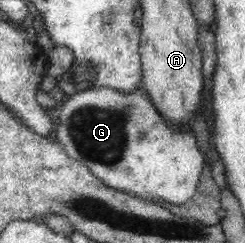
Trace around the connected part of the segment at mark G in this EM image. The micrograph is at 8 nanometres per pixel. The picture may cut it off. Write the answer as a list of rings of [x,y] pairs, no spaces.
[[[143,86],[135,92],[126,93],[116,92],[116,89],[96,88],[85,89],[74,95],[66,94],[61,109],[56,140],[64,146],[69,158],[86,166],[110,188],[164,208],[183,206],[194,195],[206,166],[202,153],[196,147],[196,137],[192,129],[172,133],[165,126],[164,118],[156,112],[156,107],[152,105]]]

